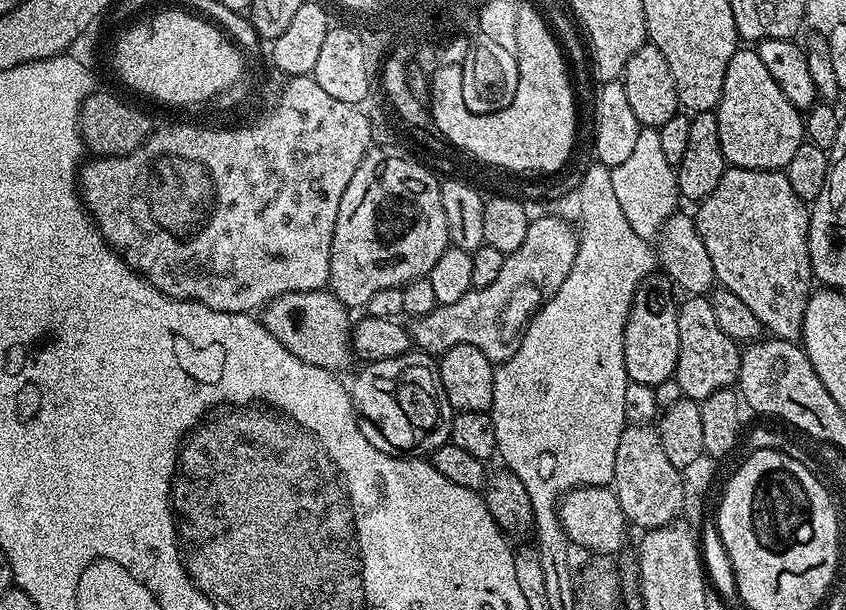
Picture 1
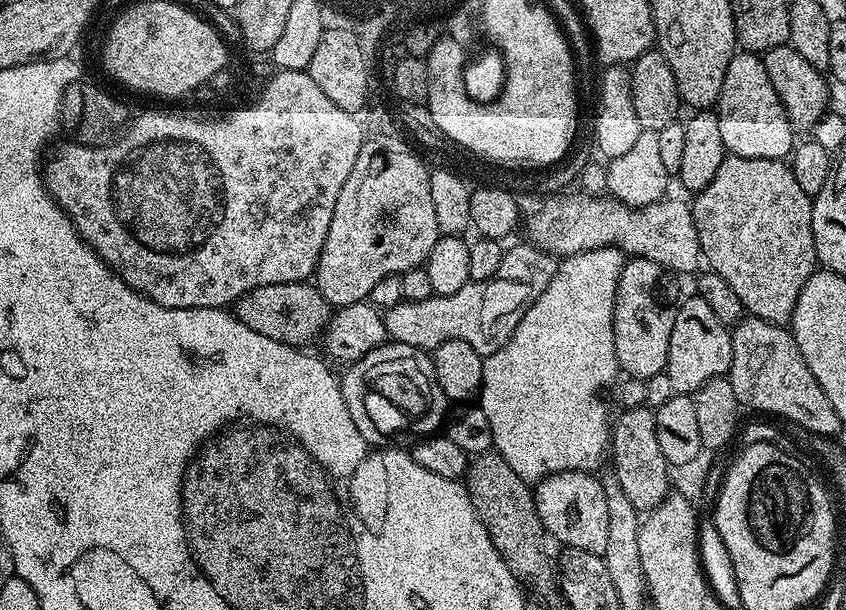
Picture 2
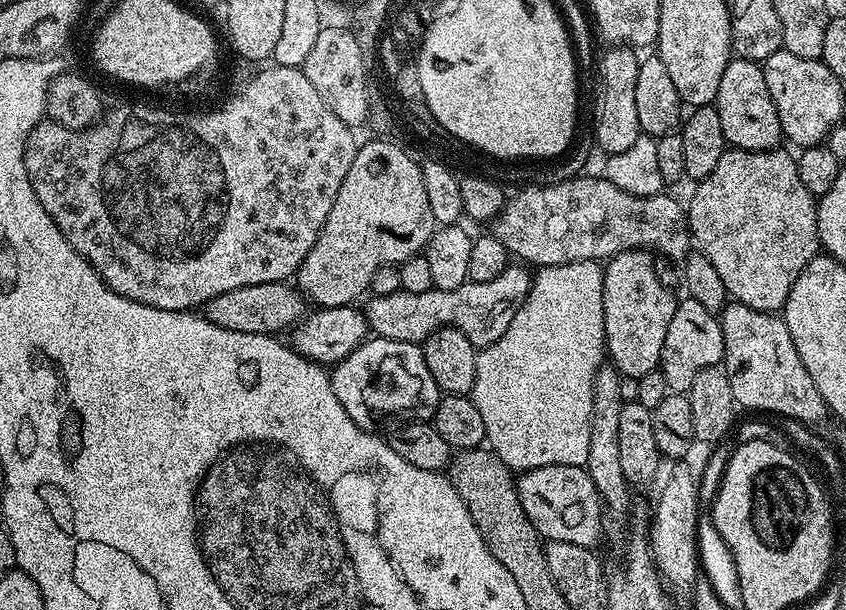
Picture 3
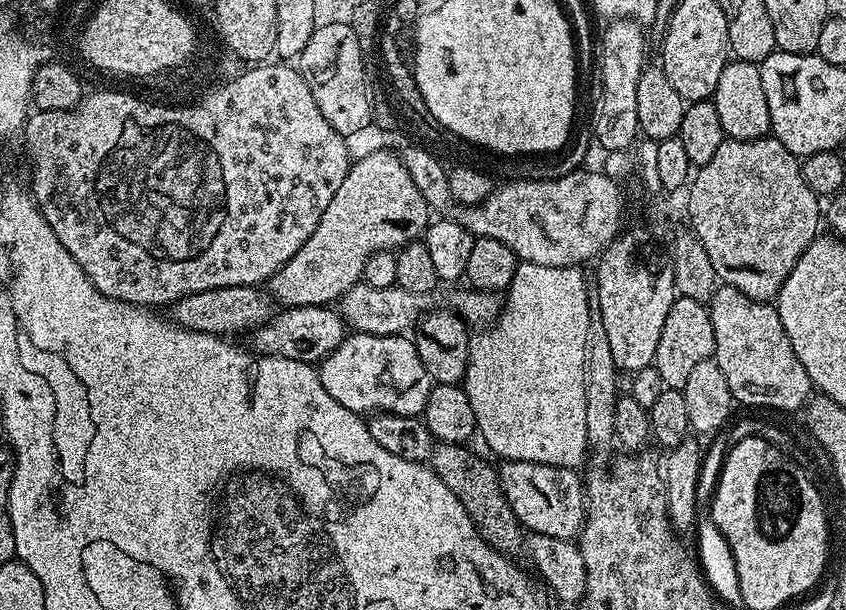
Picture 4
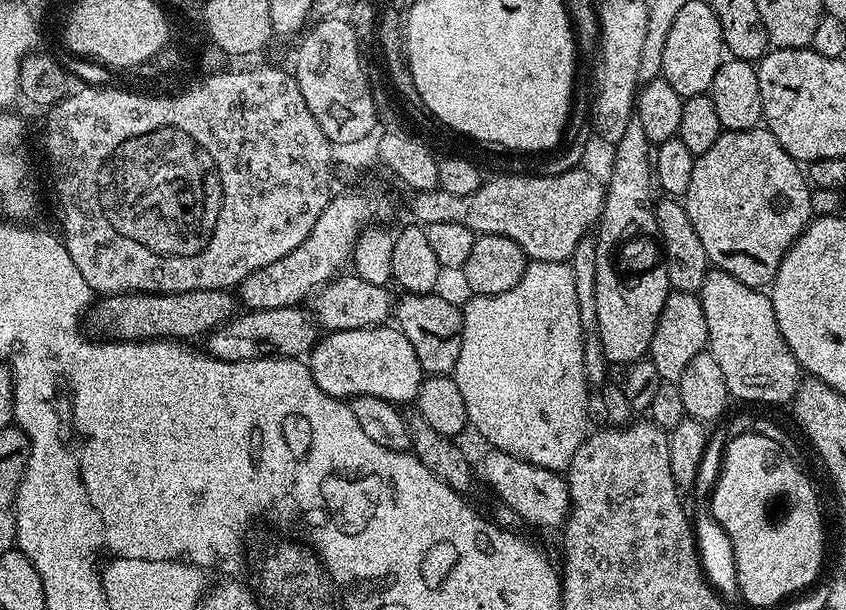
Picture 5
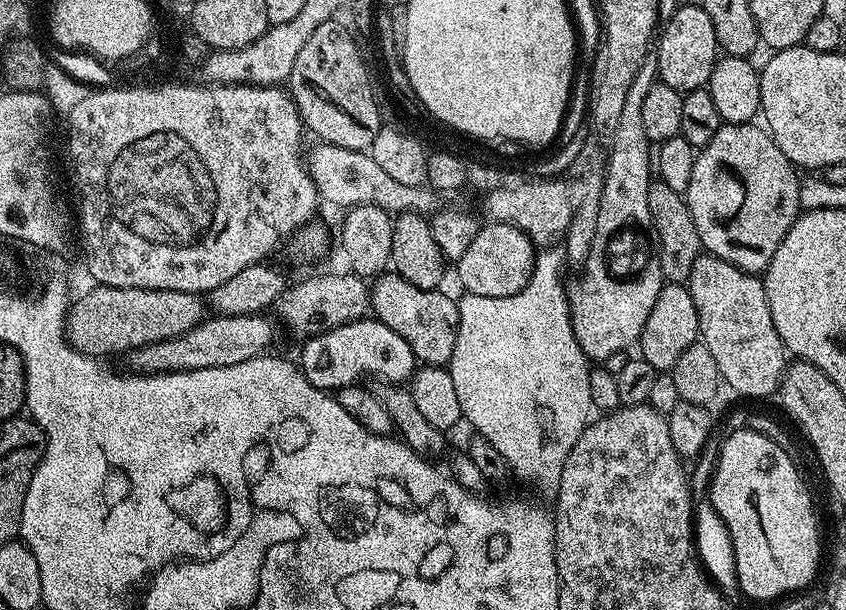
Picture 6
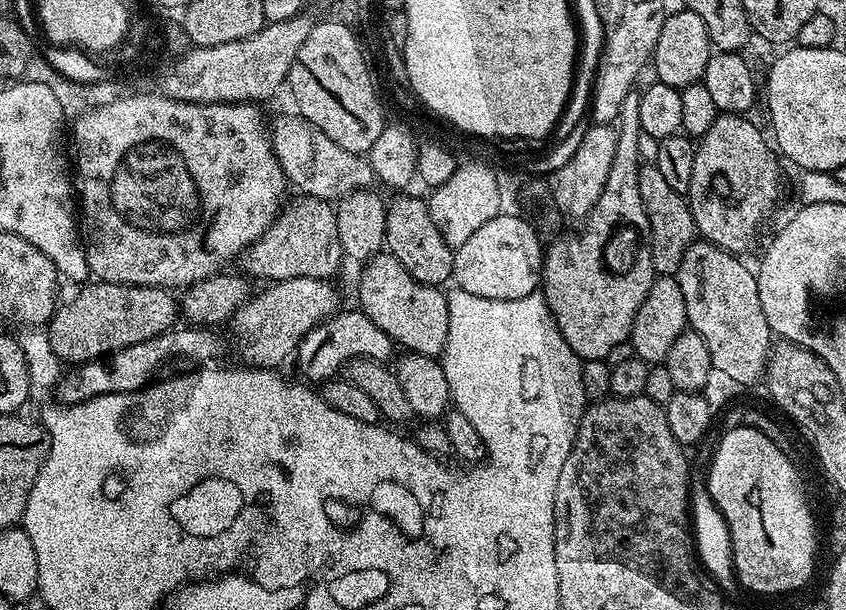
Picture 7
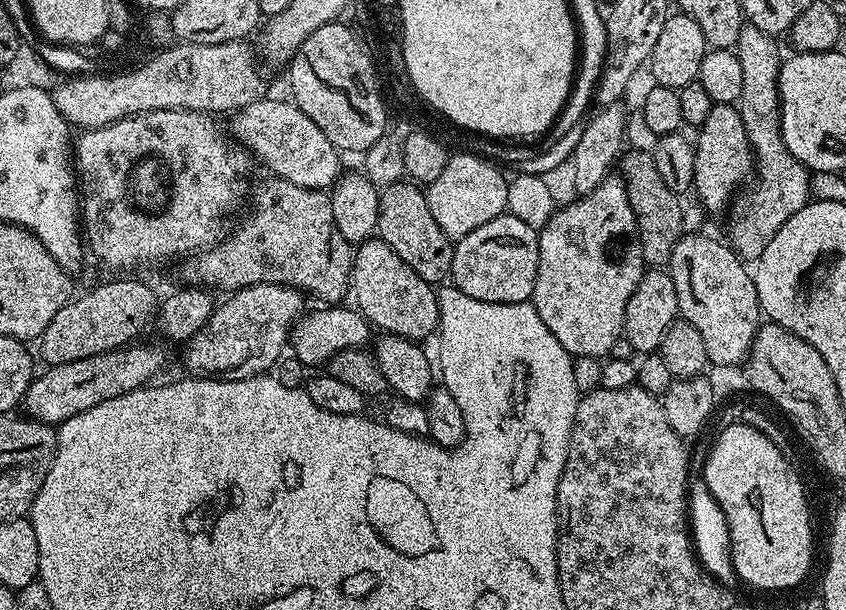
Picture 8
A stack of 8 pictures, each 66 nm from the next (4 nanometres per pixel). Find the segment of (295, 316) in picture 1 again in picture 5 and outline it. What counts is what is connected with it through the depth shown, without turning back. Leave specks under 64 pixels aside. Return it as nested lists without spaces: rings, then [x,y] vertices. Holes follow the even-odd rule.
[[[215,288],[214,290],[186,290],[185,292],[122,292],[104,294],[93,303],[90,309],[92,324],[101,332],[99,335],[114,340],[179,340],[192,342],[195,336],[207,337],[220,324],[232,319],[238,312],[238,300],[231,291]]]

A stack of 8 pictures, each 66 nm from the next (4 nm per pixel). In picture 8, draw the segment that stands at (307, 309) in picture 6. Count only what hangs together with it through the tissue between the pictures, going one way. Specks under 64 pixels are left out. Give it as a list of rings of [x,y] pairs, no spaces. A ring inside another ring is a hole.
[[[255,284],[237,288],[229,300],[215,305],[212,317],[184,345],[184,364],[196,378],[223,378],[225,380],[245,380],[251,376],[263,376],[273,371],[276,359],[286,352],[286,345],[292,335],[292,326],[306,311],[305,293],[285,284]]]

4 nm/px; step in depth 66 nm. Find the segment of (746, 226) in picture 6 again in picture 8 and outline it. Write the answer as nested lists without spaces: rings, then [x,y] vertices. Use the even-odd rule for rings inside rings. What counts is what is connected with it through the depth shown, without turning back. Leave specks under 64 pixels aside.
[[[713,104],[710,115],[706,118],[706,122],[702,122],[702,126],[695,133],[694,143],[696,145],[696,153],[694,154],[694,182],[692,188],[696,196],[700,199],[700,204],[708,212],[720,212],[729,207],[730,201],[737,195],[740,183],[744,179],[751,177],[754,172],[754,157],[752,155],[752,147],[750,146],[750,138],[746,134],[746,126],[744,125],[744,115],[740,113],[736,104]]]

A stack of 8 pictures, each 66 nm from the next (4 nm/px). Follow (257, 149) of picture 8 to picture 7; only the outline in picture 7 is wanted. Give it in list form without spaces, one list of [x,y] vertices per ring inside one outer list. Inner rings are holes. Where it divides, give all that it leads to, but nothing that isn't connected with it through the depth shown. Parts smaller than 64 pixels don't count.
[[[299,114],[291,115],[280,116],[276,121],[271,121],[270,135],[272,149],[282,166],[284,176],[293,189],[297,188],[297,193],[338,202],[343,196],[373,187],[372,167],[361,153],[342,150],[342,146],[338,146],[338,142],[330,142],[330,138],[326,138],[326,134],[318,130],[318,126]]]

